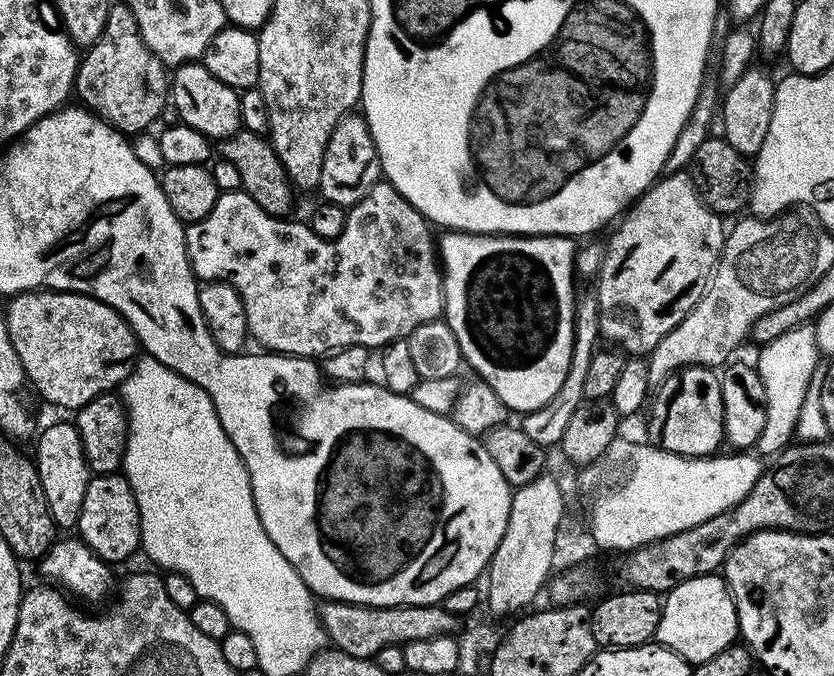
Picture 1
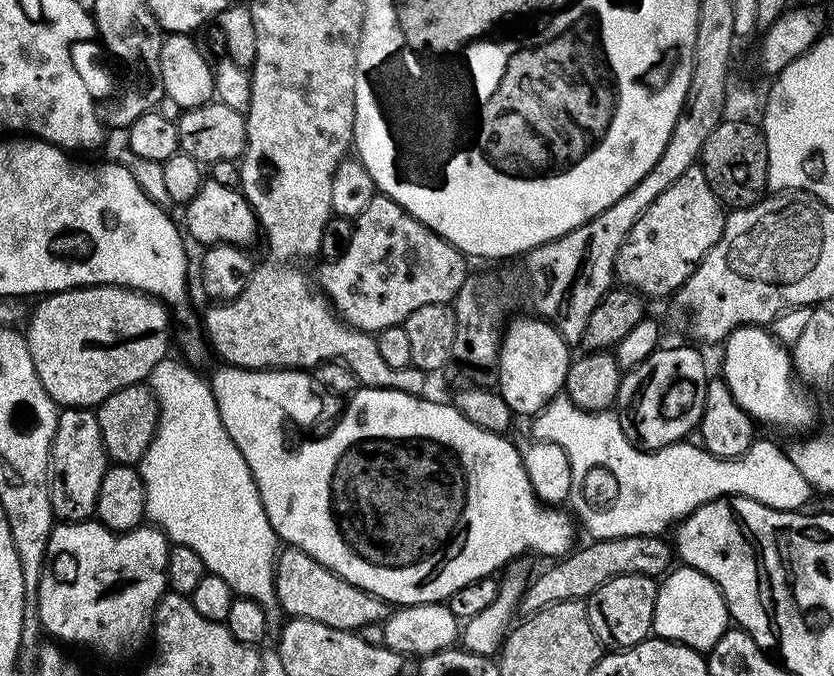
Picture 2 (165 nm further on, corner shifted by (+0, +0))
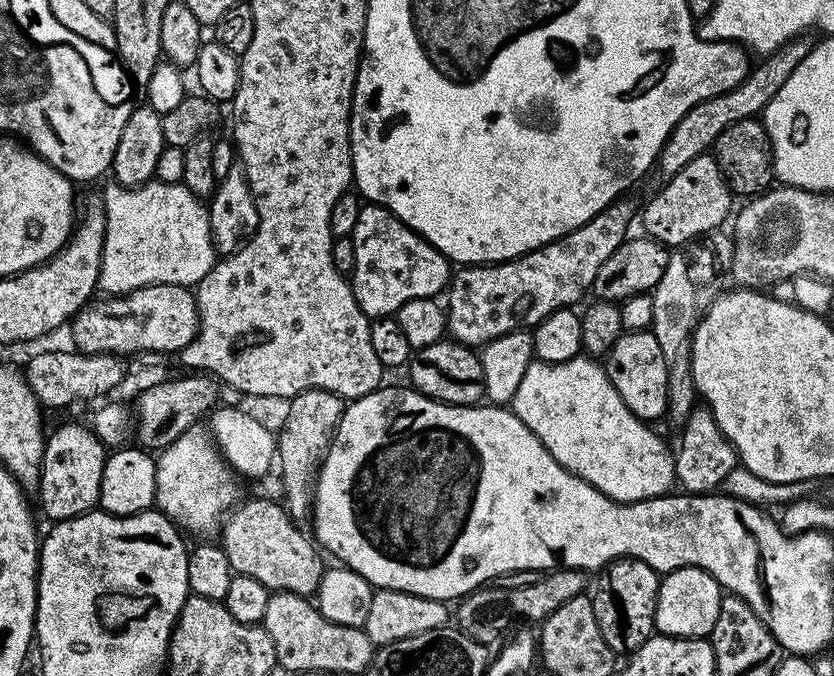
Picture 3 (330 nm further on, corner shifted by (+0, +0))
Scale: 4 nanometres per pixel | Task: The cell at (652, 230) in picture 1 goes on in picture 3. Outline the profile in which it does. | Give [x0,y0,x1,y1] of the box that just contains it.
[643,154,734,246]

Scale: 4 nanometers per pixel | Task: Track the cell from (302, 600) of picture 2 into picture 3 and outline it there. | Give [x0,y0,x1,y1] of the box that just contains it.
[222,500,326,598]

